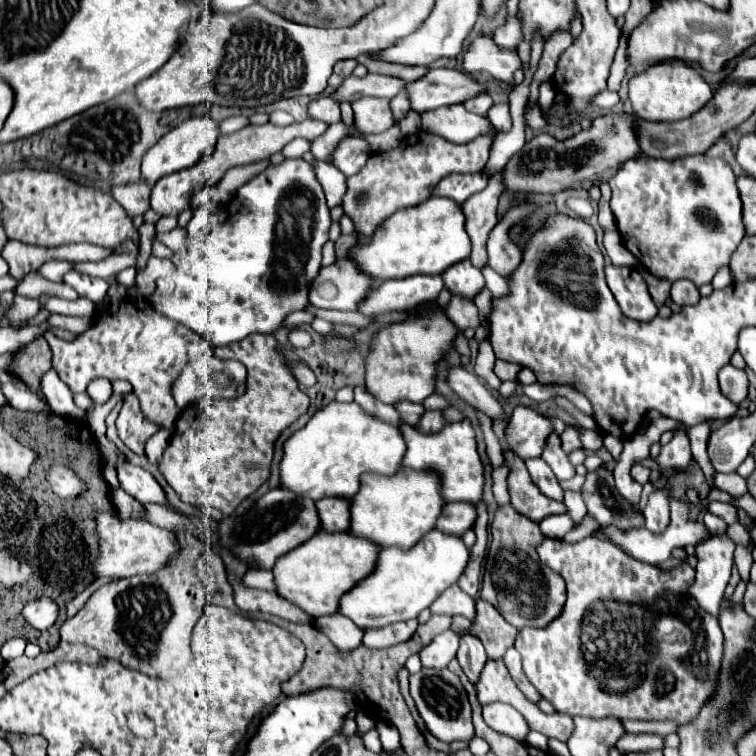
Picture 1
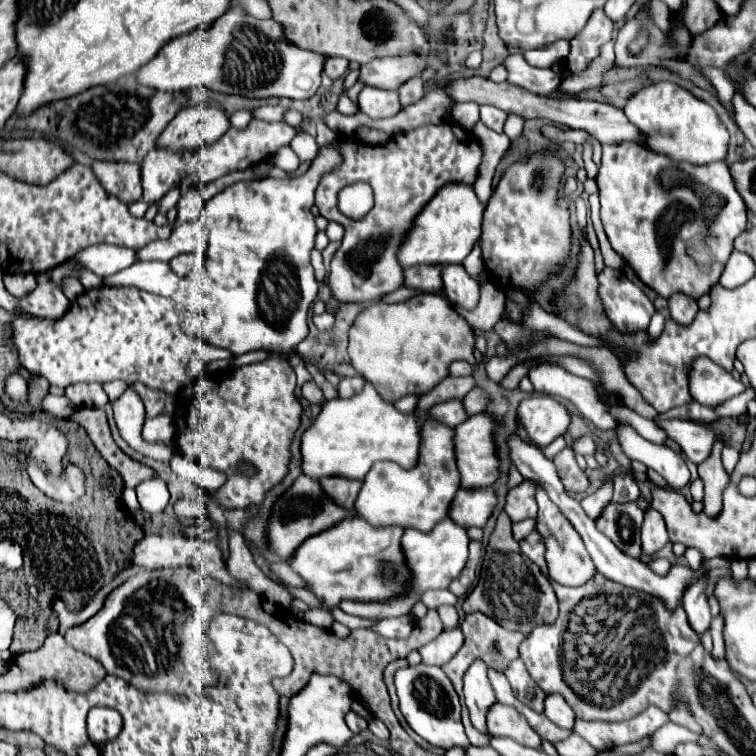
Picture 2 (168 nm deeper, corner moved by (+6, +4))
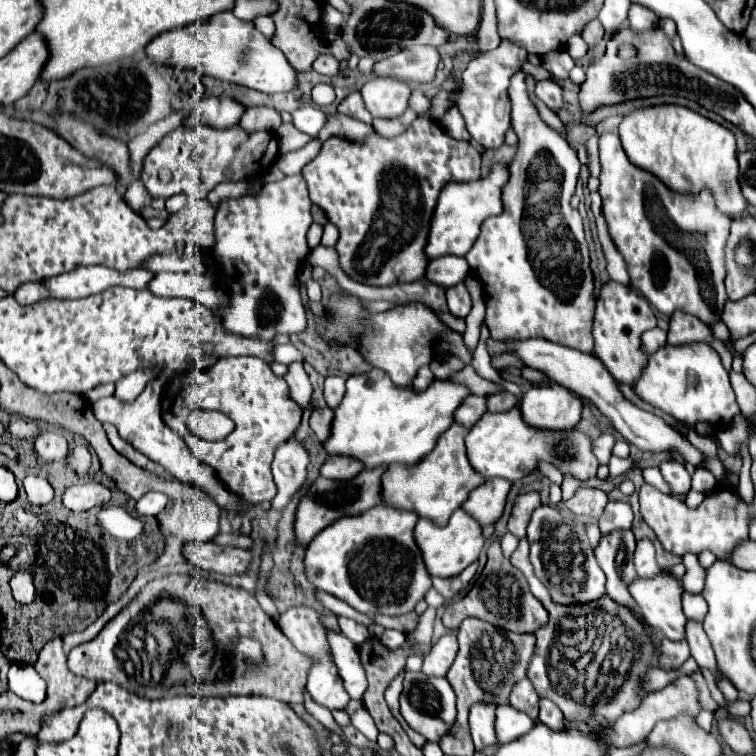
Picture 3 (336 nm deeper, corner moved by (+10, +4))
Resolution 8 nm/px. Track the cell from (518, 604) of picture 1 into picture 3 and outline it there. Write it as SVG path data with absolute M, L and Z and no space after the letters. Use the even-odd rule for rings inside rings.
M496 538L490 544L488 562L486 562L478 582L474 582L472 590L462 600L446 606L446 610L442 614L442 622L448 630L456 630L466 616L476 616L484 622L490 622L490 624L504 628L504 630L510 630L510 632L536 632L540 626L548 624L546 608L530 592L530 586L528 586L528 580L524 578L524 574L518 572L510 564L510 560L502 554L500 538Z

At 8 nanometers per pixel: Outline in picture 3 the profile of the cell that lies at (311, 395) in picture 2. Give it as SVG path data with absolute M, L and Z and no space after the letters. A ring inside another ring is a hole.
M314 408L310 414L310 428L316 432L320 442L328 438L328 426L332 422L332 410L330 408Z

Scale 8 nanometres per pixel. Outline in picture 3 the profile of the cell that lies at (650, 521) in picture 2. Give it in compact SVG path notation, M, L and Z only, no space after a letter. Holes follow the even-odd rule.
M648 538L638 540L636 552L634 552L634 566L636 566L638 576L644 576L644 578L648 578L650 574L660 572L658 564L654 560L654 544Z

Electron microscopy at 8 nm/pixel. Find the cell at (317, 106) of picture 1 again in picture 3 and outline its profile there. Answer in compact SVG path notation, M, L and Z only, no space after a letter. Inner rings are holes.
M352 92L350 96L346 96L340 104L338 104L338 112L344 114L344 116L352 116L352 118L358 118L366 124L372 124L372 116L366 112L366 106L360 98L358 92Z

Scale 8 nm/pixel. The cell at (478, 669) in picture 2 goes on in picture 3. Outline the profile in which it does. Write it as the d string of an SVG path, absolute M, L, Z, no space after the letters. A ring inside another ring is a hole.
M476 702L470 708L470 732L476 750L482 750L490 744L496 744L496 734L494 734L494 710L496 706L488 702Z

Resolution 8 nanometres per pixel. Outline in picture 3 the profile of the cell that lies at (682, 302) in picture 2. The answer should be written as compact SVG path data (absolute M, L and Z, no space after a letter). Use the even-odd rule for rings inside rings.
M676 310L670 316L668 344L680 346L680 344L688 344L688 342L706 342L711 345L720 355L724 368L728 372L731 371L733 356L722 341L712 336L710 326L692 314L684 314L684 312Z

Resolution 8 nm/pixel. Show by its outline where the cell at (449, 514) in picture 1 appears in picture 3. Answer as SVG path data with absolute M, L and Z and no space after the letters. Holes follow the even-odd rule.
M502 478L486 480L482 486L478 486L476 490L470 492L470 496L462 504L462 508L472 518L476 518L476 522L480 526L494 524L504 512L508 490L510 490L510 482L508 480L502 480Z

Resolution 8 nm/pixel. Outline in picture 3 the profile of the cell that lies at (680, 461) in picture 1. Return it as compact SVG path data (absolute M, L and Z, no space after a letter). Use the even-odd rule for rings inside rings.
M666 460L660 464L660 472L668 482L672 494L686 494L690 490L690 474L686 472L682 462Z

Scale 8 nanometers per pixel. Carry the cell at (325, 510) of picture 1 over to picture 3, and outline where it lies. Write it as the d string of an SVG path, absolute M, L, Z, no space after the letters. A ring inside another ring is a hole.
M328 458L320 468L320 474L326 478L336 480L350 480L362 472L364 466L354 458Z

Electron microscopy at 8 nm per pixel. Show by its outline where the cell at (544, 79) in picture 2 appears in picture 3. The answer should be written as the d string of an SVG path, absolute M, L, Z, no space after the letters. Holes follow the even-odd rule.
M538 80L536 96L544 100L544 104L548 104L548 108L554 112L558 112L562 106L562 88L556 80Z

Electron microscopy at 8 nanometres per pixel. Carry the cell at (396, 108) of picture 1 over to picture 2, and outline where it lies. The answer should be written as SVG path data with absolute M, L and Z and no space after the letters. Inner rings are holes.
M412 78L412 80L408 80L404 86L398 88L402 106L410 106L410 104L418 102L418 100L424 96L424 92L426 92L426 88L424 88L422 78Z

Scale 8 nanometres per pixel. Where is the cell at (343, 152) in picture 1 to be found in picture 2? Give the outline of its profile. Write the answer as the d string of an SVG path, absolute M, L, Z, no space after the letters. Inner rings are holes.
M330 144L320 148L314 166L308 168L300 178L266 178L236 182L224 188L206 204L206 218L210 230L210 248L206 254L206 276L192 280L182 280L180 290L172 300L184 306L182 330L200 336L208 344L230 350L234 356L252 350L270 350L280 356L294 356L296 346L308 336L306 314L316 298L318 282L314 280L314 270L310 266L310 252L314 248L316 224L310 208L314 206L314 190L320 176L338 164L340 156Z

